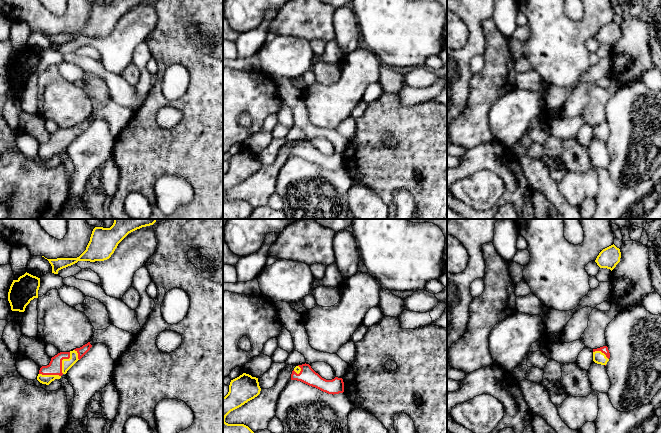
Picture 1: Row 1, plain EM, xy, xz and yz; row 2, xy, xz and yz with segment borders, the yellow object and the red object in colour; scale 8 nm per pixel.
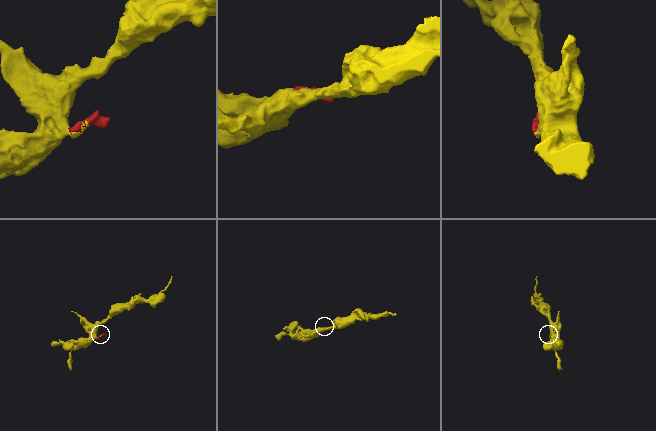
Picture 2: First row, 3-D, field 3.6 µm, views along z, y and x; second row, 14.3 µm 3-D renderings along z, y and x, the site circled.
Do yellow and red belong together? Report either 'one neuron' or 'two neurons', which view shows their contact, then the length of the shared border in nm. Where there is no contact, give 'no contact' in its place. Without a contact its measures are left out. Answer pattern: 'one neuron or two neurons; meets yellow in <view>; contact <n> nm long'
one neuron; meets yellow in xy; contact 190 nm long

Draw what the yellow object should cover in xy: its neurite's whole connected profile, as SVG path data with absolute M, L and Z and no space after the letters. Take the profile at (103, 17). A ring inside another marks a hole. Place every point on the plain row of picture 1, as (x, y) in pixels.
M113 0L110 4L95 3L86 26L77 34L47 35L52 49L71 42L78 37L104 37L111 33L118 20L131 8L153 0Z

